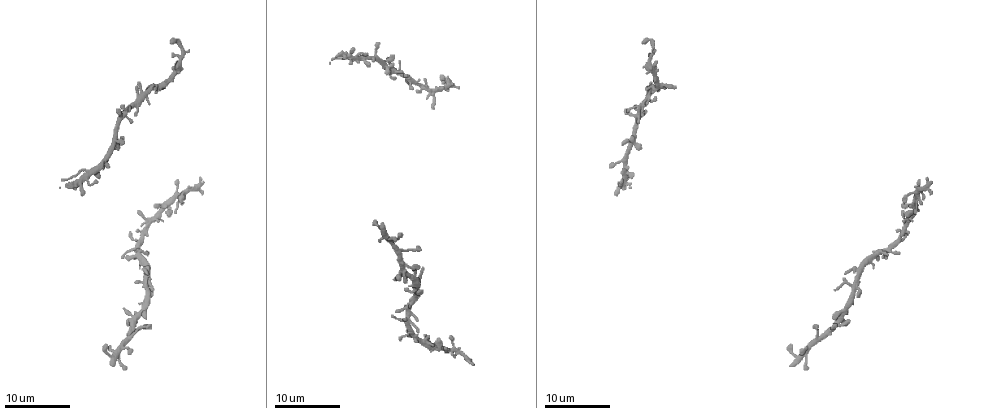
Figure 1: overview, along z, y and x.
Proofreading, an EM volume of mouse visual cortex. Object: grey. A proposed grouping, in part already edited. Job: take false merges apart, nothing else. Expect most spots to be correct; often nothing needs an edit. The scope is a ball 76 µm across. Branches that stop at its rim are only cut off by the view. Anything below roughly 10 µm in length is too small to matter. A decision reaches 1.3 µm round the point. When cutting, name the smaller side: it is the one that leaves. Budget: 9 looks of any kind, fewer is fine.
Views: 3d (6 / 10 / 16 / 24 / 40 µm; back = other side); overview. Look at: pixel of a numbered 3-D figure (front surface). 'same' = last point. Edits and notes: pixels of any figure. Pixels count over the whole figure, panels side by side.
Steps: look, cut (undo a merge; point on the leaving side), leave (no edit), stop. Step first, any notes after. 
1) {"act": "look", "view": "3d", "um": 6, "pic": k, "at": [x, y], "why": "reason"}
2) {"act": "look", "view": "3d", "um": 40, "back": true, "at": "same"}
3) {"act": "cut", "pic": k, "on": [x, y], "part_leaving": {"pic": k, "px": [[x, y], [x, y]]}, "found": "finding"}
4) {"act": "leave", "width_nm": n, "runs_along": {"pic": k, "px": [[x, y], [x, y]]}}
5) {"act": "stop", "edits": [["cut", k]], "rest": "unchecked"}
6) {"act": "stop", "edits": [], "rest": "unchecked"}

{"act": "look", "view": "3d", "um": 24, "pic": 1, "at": [146, 227], "why": "narrows sharply"}

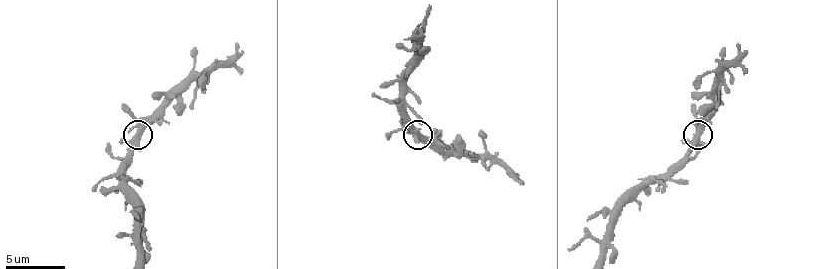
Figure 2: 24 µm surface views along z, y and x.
{"act": "look", "view": "3d", "um": 10, "pic": 2, "at": [694, 136]}

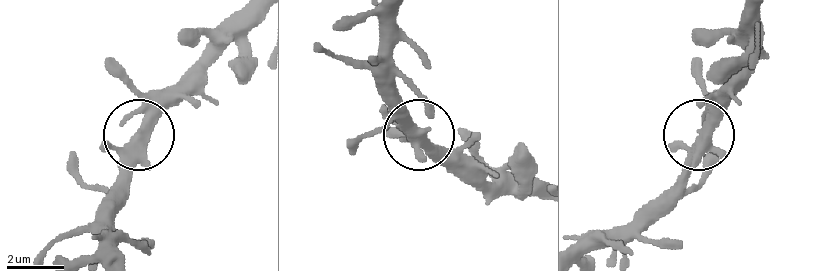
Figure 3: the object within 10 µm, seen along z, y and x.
{"act": "leave", "width_nm": 360, "found": "one neuron here"}

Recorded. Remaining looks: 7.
{"act": "look", "view": "3d", "um": 10, "pic": 2, "at": [628, 199], "why": "a narrow waist"}

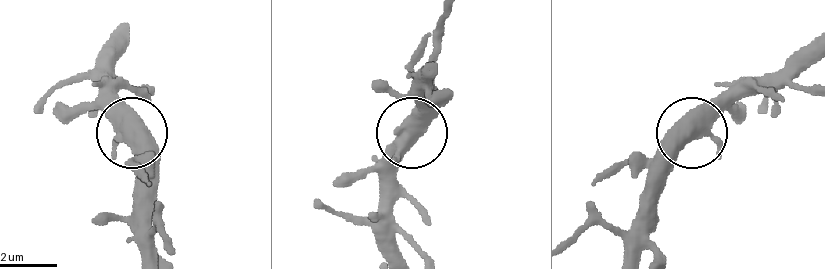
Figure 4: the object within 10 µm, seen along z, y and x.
{"act": "look", "view": "3d", "um": 10, "back": true, "pic": 4, "at": [690, 134]}

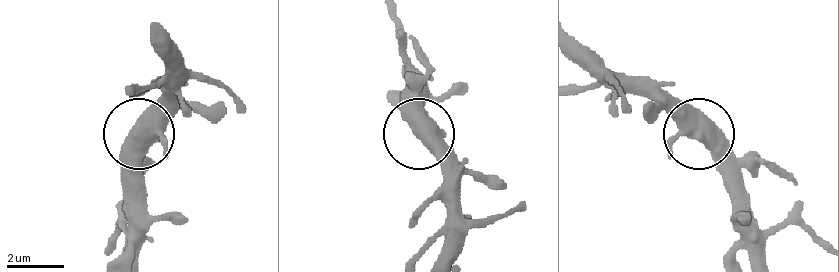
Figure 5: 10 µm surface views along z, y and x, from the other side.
{"act": "leave", "width_nm": 550, "found": "continuous, no second neuron"}

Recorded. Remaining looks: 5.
{"act": "look", "view": "3d", "um": 16, "pic": 1, "at": [634, 128], "why": "a narrow waist"}

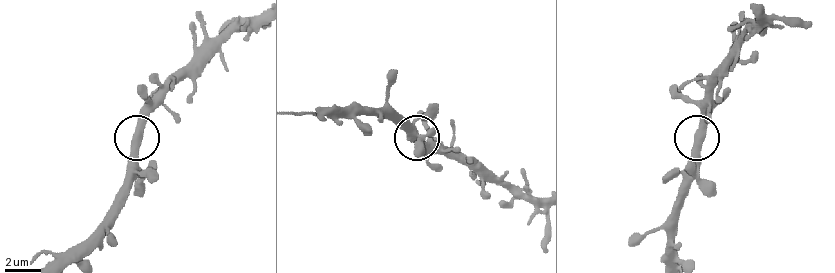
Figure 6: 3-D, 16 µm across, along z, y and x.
{"act": "look", "view": "3d", "um": 6, "pic": 6, "at": [137, 135]}

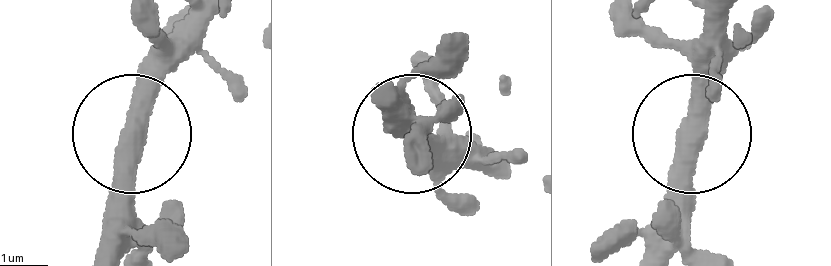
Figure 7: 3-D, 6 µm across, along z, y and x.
{"act": "leave", "width_nm": 410, "found": "one neuron here"}

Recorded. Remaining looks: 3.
{"act": "look", "view": "3d", "um": 16, "pic": 1, "at": [177, 64], "why": "thick turns thin"}

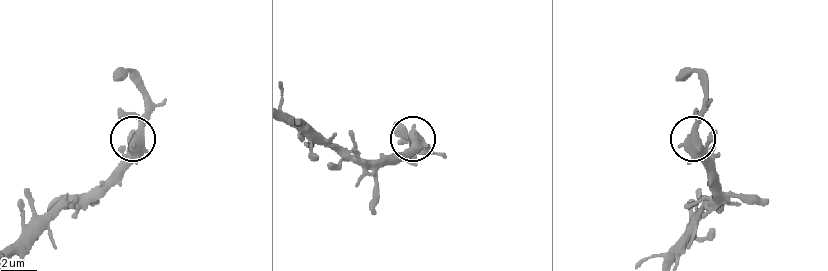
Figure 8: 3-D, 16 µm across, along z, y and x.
{"act": "look", "view": "3d", "um": 10, "pic": 8, "at": [134, 139]}

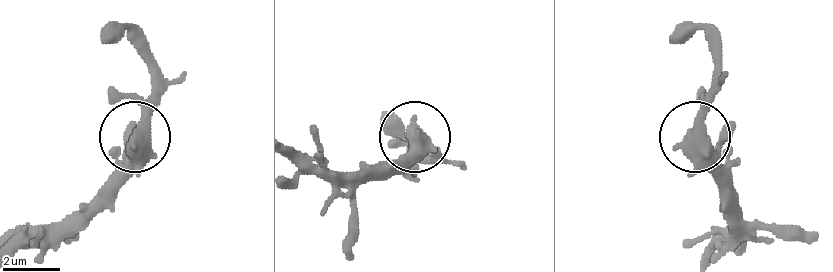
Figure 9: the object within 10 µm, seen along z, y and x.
{"act": "leave", "width_nm": 500, "runs_along": {"pic": 9, "px": [[706, 260], [732, 224], [730, 188], [696, 131], [718, 47]]}, "found": "all the same neuron"}

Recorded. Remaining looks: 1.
{"act": "stop", "edits": [], "rest": "unchecked"}

